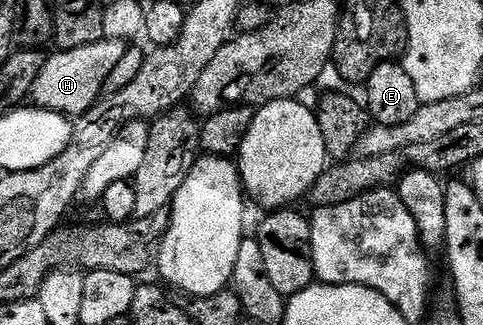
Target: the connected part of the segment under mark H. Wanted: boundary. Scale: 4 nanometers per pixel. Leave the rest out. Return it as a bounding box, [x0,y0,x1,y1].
[33,37,127,119]

